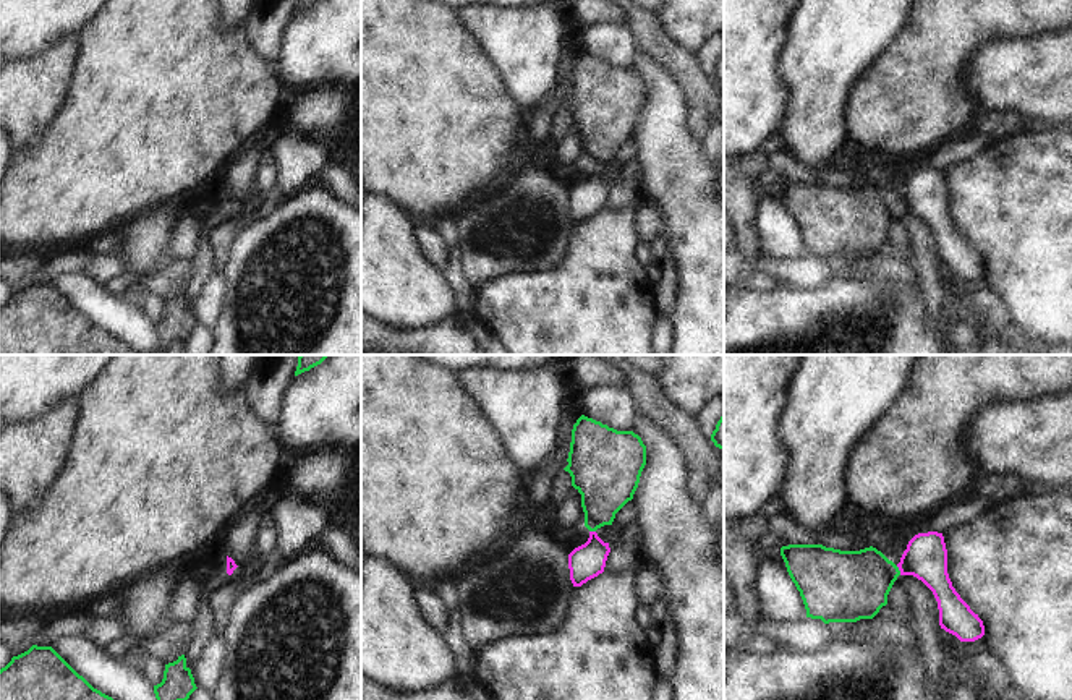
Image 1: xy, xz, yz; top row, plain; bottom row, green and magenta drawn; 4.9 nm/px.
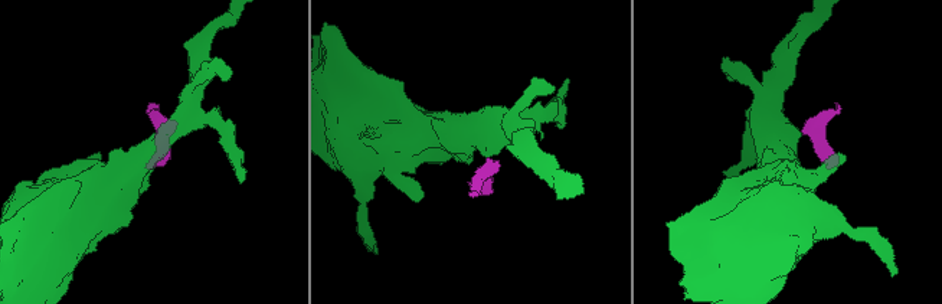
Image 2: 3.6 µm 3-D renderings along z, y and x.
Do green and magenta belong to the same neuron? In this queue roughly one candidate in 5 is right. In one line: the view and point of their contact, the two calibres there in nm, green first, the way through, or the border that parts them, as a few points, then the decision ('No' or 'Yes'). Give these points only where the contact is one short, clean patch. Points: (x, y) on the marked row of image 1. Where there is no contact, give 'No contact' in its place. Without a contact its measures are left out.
Touches green at yz (899, 571). Thickness 340 nm (green) against 220 nm. Boundary: yz (896, 566), (901, 574). No.

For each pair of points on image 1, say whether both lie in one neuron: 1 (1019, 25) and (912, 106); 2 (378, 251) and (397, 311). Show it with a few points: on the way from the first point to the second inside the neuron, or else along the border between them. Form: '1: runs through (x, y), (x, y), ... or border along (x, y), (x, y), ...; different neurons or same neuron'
1: runs through (990, 25), (982, 25), (930, 76); same neuron
2: runs through (378, 266), (397, 287), (397, 297); same neuron

